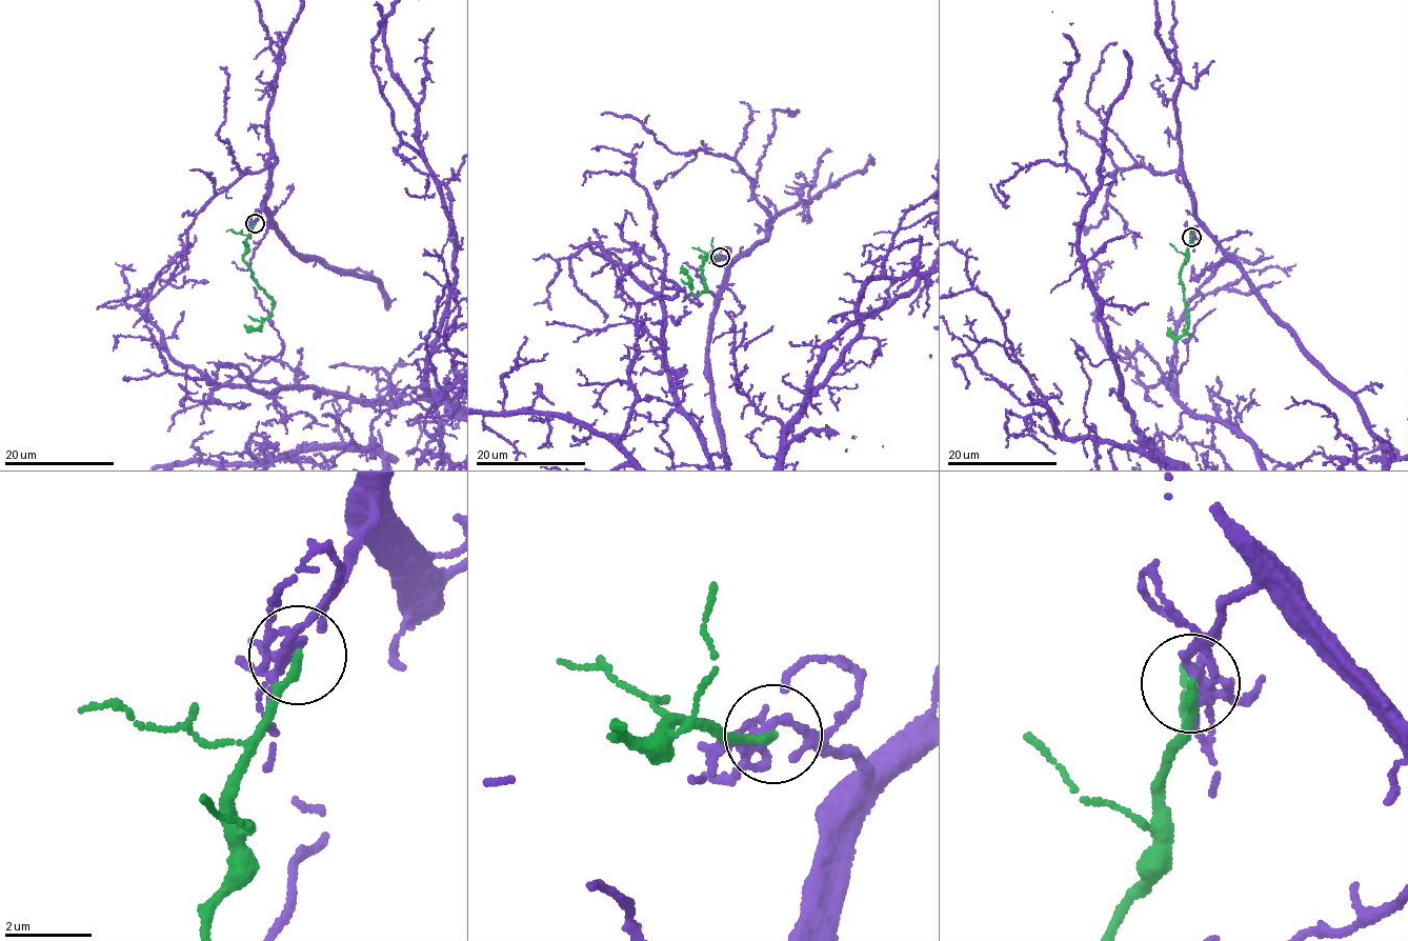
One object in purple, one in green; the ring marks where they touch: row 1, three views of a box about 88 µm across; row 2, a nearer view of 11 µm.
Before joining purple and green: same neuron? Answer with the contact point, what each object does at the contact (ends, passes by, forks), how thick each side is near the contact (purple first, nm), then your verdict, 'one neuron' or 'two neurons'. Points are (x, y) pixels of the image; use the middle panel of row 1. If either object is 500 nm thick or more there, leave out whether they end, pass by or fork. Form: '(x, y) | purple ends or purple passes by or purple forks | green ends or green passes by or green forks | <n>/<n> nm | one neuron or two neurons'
(720, 257) | purple forks | green ends | 200/200 nm | two neurons

